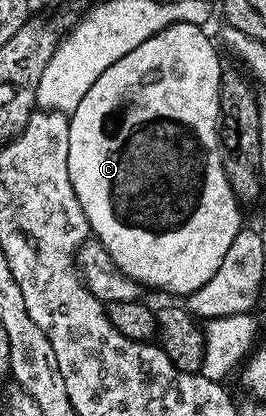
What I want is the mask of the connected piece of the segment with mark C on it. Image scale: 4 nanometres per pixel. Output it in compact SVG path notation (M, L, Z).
M176 22L165 30L153 34L153 38L145 38L137 50L125 54L93 86L89 86L89 94L77 102L77 106L69 113L69 182L73 182L73 190L85 216L91 226L94 239L100 240L107 253L113 258L121 271L133 278L141 286L147 284L151 288L160 288L163 292L172 292L175 296L186 298L205 286L221 266L222 258L229 251L233 238L244 227L245 221L239 213L241 201L233 194L223 169L223 149L219 147L219 56L215 53L215 44L202 32L195 22Z

